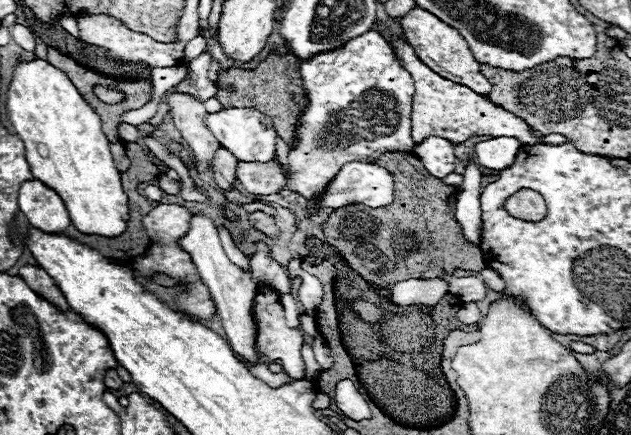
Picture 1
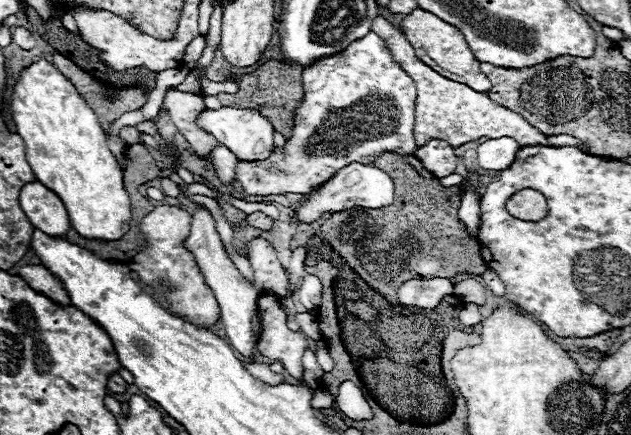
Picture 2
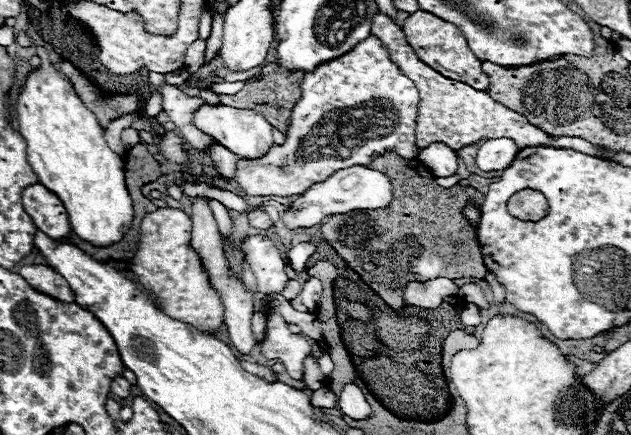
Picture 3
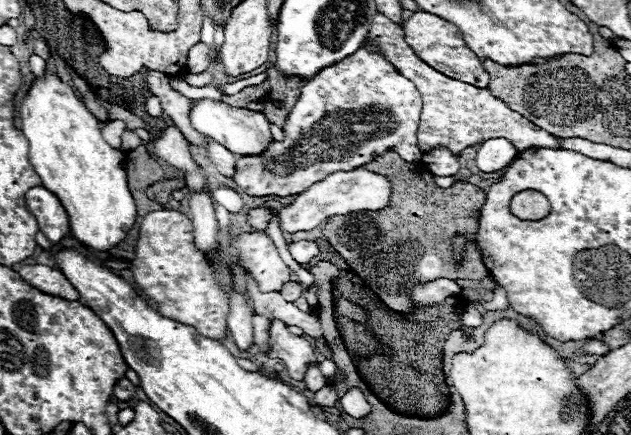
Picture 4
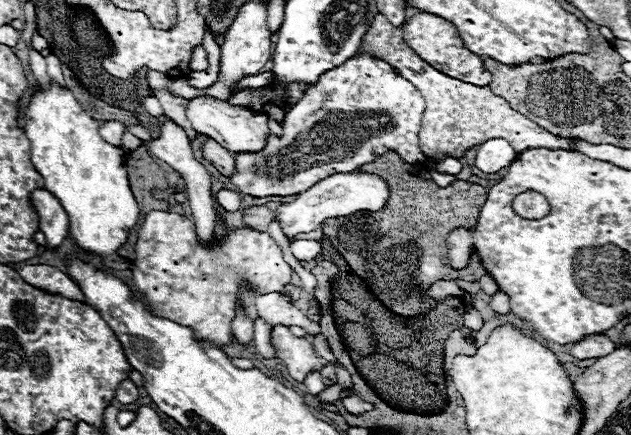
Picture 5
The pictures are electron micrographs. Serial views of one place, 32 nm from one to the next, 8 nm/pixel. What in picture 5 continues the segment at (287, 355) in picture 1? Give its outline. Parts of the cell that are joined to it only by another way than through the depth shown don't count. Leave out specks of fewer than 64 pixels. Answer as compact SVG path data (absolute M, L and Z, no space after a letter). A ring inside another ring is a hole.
M276 326L272 330L272 346L276 348L290 378L296 382L304 382L312 370L322 370L322 360L314 352L312 344L306 338L296 338L286 326Z

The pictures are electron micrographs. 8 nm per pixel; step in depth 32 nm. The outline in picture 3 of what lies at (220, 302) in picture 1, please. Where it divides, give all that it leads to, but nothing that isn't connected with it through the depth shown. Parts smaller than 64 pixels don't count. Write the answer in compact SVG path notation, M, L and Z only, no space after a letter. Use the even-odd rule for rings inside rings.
M206 196L192 198L192 214L190 214L190 220L192 220L192 240L190 240L190 244L200 254L202 264L208 268L208 274L210 274L210 280L212 280L214 288L222 296L222 302L226 306L224 326L228 330L228 336L230 336L232 344L238 348L238 352L248 354L252 350L252 346L256 344L254 342L254 336L252 336L252 324L250 324L250 320L254 316L252 294L244 288L244 284L238 282L238 278L234 276L234 270L230 268L230 262L226 258L226 252L224 252L224 240L222 240L222 236L218 232L218 226L216 226L216 220L214 220L212 208L208 206L208 198Z

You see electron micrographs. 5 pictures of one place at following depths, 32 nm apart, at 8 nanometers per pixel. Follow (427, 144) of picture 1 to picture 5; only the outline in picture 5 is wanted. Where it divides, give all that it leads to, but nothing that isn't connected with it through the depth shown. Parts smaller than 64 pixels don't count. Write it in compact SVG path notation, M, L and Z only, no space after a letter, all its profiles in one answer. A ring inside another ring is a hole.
M426 158L426 162L432 164L434 168L438 168L440 172L448 172L448 174L452 174L452 176L460 174L462 168L464 168L464 164L462 164L460 160L452 160L452 158L446 158L444 162L436 162L436 160L432 160L432 158Z

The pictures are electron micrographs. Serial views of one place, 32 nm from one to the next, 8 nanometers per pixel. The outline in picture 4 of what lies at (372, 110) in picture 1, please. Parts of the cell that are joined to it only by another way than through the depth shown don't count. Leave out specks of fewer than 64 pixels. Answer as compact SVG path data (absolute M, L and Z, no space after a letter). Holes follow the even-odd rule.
M362 46L340 64L324 68L314 80L304 82L302 96L286 118L284 140L272 140L266 152L258 156L238 156L236 174L232 180L250 196L292 196L308 190L312 184L324 180L324 176L330 176L332 172L364 166L388 150L398 152L406 162L418 162L422 160L416 138L420 112L422 98L416 86L400 76L400 72L396 72L396 68L392 68L392 64L388 64L388 60L384 60L384 56L380 56L374 48Z

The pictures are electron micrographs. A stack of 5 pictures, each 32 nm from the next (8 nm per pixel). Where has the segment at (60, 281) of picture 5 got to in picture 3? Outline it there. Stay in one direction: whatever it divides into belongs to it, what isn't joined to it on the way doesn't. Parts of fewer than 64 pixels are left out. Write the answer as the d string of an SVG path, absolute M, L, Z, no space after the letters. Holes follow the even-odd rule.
M34 264L34 266L22 266L18 272L28 284L32 284L32 288L36 288L38 292L44 292L52 298L64 300L64 302L74 302L74 292L68 286L68 282L50 266L44 264Z

